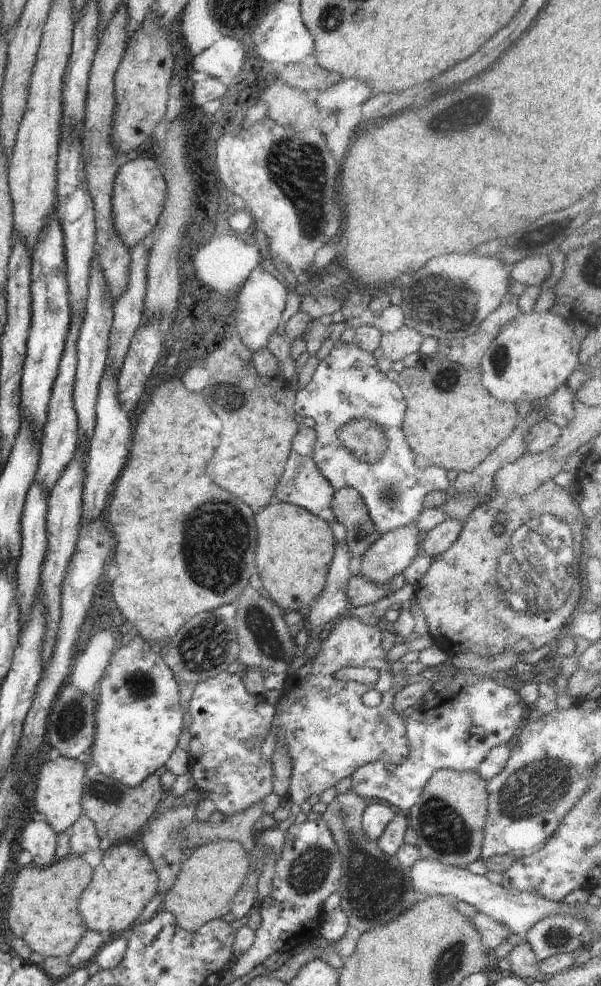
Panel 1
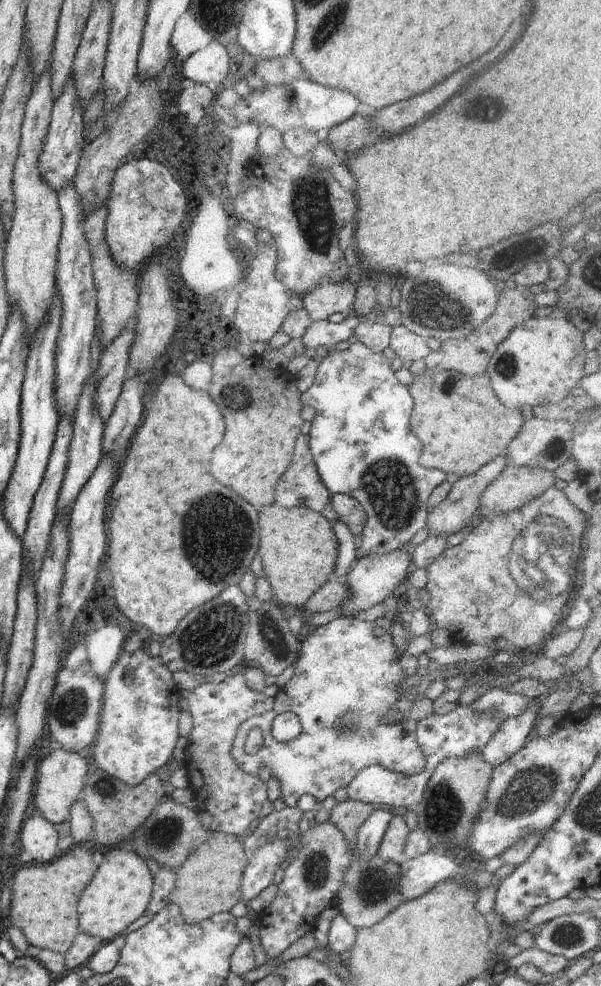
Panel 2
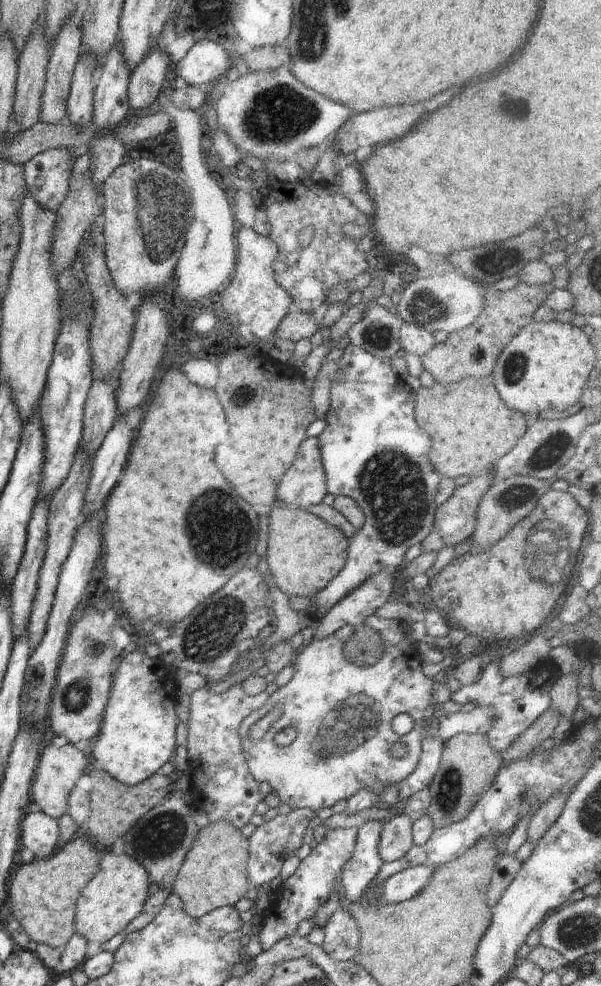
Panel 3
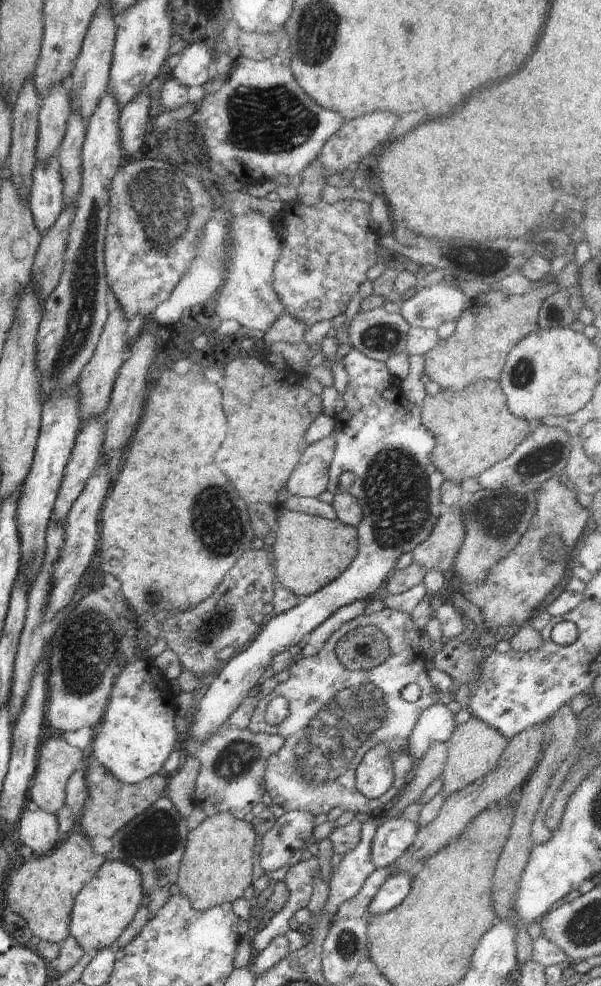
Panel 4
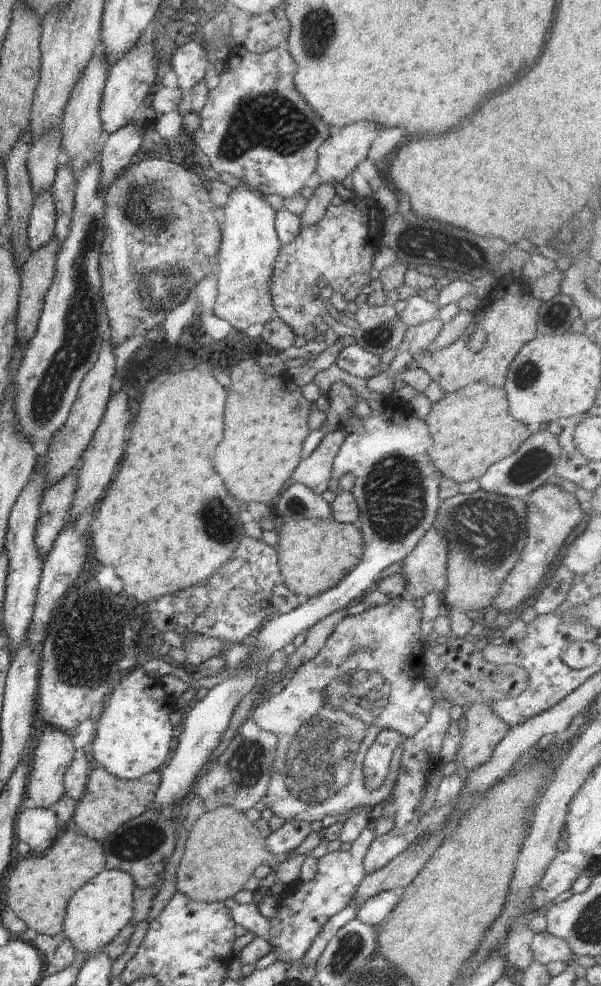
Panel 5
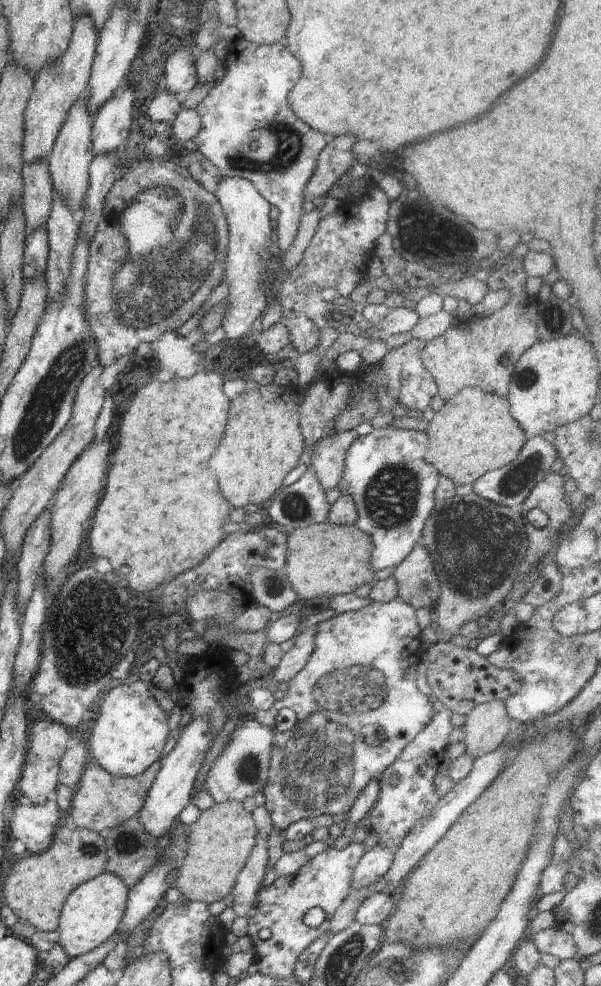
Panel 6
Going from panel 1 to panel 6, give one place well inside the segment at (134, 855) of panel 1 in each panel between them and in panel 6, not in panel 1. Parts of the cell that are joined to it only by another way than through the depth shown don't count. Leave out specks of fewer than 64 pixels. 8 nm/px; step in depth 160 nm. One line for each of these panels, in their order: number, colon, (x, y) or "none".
2: (120, 891)
3: (116, 895)
4: (109, 902)
5: (100, 909)
6: (91, 914)

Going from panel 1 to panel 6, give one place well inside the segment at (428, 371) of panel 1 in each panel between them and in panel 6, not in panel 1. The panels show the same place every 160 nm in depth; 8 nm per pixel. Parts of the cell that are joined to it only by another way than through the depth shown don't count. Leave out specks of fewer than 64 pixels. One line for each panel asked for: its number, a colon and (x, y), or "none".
2: (462, 424)
3: (470, 427)
4: (474, 429)
5: (471, 430)
6: (474, 433)

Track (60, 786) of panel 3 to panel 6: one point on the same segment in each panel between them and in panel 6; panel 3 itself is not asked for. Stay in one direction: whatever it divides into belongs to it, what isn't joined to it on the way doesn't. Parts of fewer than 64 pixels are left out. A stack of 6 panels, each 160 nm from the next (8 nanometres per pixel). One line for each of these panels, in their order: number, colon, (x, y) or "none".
4: (57, 759)
5: (52, 751)
6: (45, 746)

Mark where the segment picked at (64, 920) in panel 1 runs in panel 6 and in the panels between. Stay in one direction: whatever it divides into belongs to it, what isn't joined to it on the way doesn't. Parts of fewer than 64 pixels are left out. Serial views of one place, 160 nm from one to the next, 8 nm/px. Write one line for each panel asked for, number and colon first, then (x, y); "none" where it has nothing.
2: (44, 901)
3: (43, 894)
4: (42, 891)
5: (38, 890)
6: (35, 889)

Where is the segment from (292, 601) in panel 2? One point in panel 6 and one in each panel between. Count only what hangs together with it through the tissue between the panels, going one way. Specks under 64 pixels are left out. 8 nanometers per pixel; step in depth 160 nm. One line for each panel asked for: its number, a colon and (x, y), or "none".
3: (304, 553)
4: (309, 552)
5: (314, 555)
6: (322, 560)

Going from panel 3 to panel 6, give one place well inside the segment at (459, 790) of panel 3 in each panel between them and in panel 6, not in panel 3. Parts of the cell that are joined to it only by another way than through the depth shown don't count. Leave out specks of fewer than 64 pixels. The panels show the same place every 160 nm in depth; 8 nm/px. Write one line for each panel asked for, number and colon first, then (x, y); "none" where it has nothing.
4: (473, 749)
5: (484, 730)
6: (486, 728)

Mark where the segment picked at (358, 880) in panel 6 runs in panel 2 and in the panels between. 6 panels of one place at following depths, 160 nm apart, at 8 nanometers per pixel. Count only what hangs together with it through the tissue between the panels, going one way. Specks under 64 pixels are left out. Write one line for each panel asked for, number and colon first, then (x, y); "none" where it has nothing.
2: (391, 848)
3: (396, 837)
4: (392, 837)
5: (385, 847)

